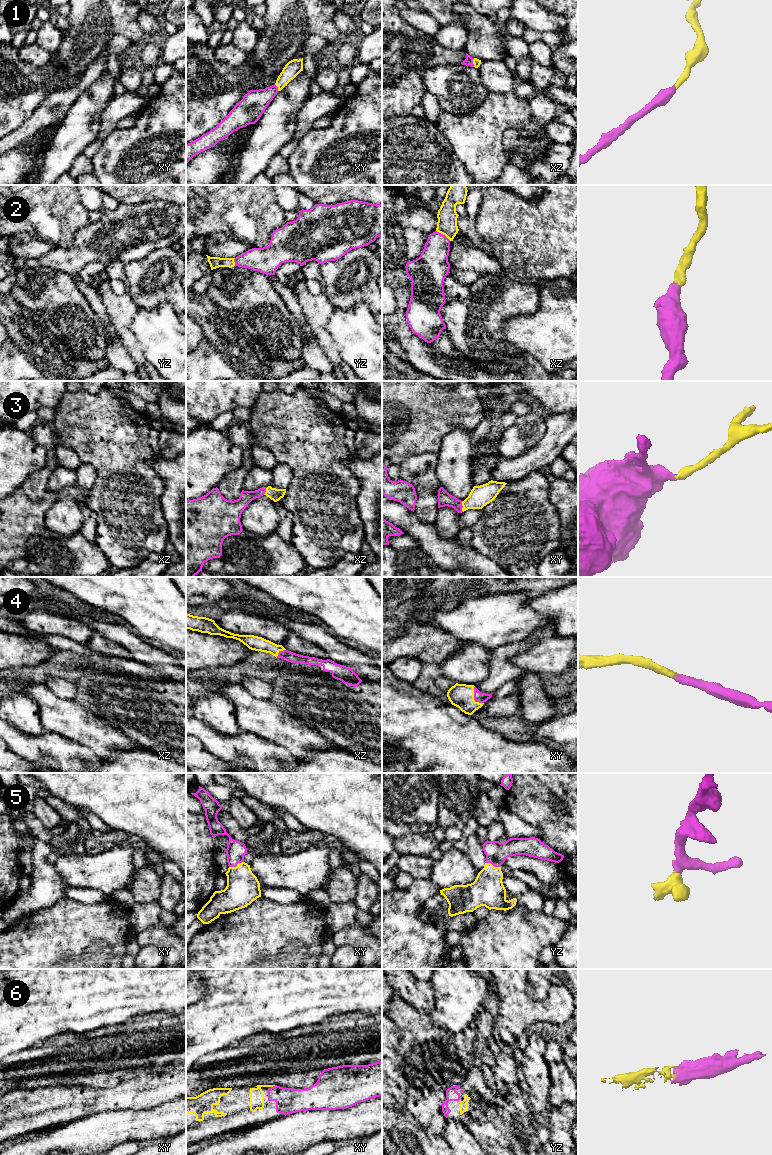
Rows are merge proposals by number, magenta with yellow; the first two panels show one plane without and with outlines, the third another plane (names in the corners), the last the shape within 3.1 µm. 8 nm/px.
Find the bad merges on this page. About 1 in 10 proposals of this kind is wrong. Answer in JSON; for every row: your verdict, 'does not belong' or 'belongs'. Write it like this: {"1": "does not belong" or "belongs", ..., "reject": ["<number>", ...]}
{"1": "belongs", "2": "belongs", "3": "belongs", "4": "belongs", "5": "belongs", "6": "belongs", "reject": []}

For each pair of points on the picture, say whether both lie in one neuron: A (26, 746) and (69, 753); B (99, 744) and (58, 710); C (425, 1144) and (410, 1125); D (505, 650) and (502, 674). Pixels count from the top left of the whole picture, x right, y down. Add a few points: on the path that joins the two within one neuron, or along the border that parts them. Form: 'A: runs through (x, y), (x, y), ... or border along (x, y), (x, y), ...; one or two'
A: runs through (37, 746), (56, 746), (58, 748); one
B: runs through (89, 734), (80, 725), (68, 719); one
C: runs through (420, 1139), (412, 1130); one
D: runs through (502, 656), (502, 668); one

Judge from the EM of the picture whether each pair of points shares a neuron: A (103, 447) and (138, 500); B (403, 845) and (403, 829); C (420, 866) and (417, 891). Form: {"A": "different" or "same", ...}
{"A": "same", "B": "different", "C": "different"}

